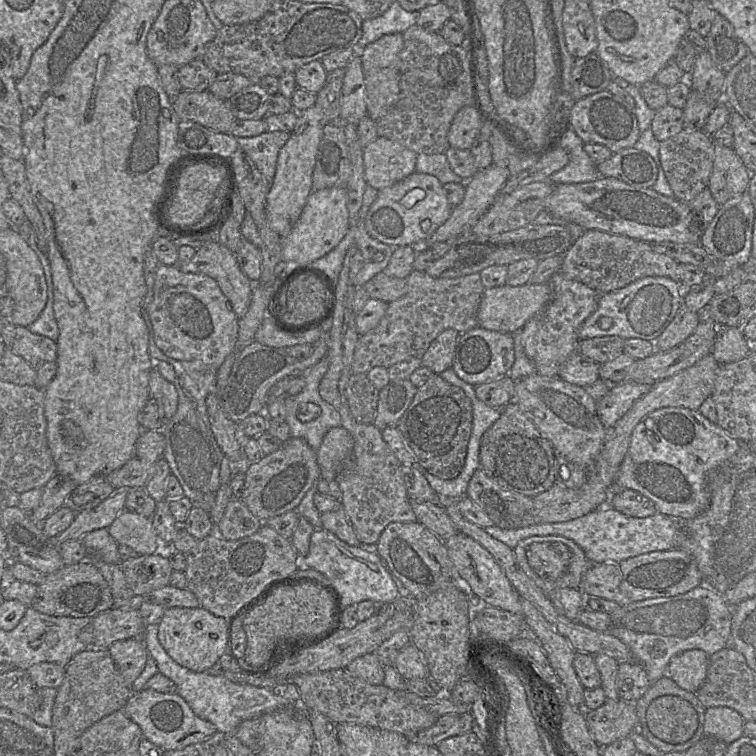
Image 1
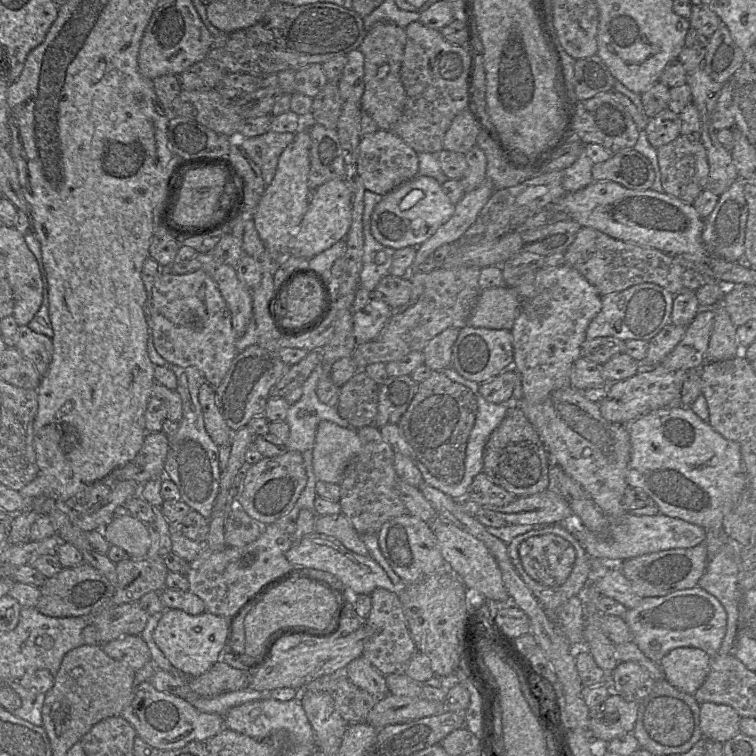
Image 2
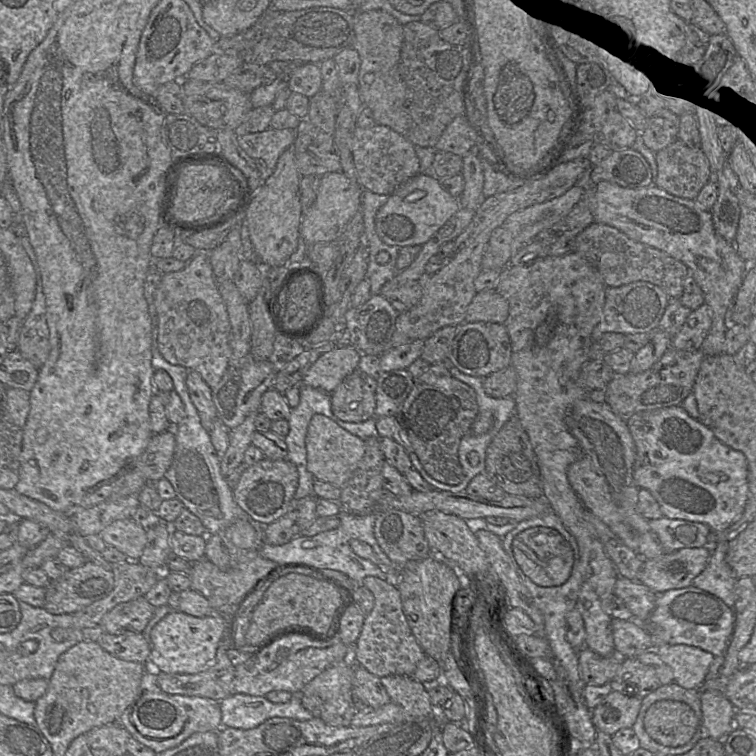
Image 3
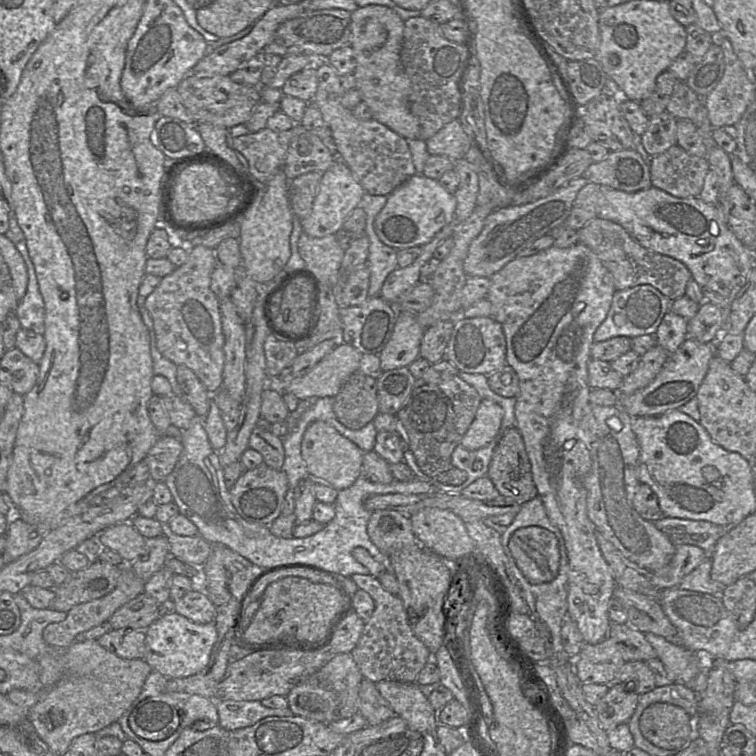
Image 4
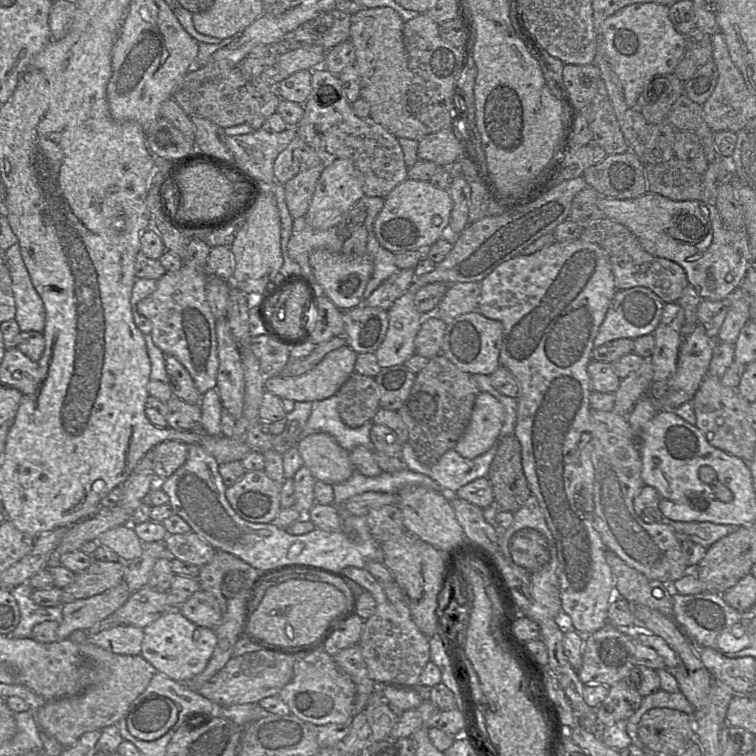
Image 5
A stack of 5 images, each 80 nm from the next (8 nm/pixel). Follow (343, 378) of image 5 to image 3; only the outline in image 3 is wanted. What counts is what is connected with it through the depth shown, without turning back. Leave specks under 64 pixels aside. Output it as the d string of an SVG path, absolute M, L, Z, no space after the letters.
M337 344L310 367L300 385L331 394L354 370L359 368L362 353L351 344Z

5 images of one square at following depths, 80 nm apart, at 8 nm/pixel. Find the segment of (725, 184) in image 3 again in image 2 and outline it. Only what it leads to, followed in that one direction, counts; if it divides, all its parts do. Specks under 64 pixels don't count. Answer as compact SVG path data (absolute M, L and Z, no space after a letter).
M738 178L722 193L711 214L704 220L702 241L707 251L728 261L744 262L745 229L748 218L748 206L744 196L745 182Z

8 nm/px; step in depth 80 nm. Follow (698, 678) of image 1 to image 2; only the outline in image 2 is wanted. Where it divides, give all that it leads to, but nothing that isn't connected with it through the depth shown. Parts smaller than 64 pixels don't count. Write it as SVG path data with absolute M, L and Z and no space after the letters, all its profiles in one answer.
M695 647L675 648L660 661L664 679L688 694L694 694L704 683L710 663L711 657Z

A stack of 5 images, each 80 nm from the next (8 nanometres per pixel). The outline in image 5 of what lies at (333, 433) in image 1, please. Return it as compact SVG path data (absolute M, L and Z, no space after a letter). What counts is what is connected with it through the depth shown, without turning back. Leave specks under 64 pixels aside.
M327 433L310 434L296 445L304 465L316 480L327 484L343 483L355 470L349 451Z

